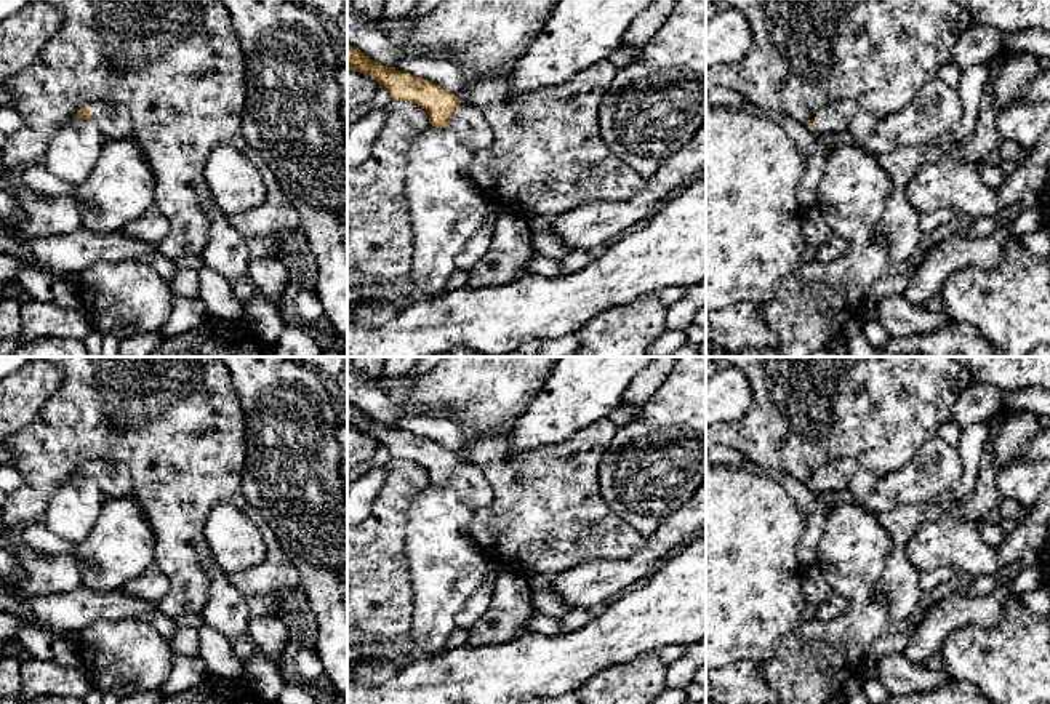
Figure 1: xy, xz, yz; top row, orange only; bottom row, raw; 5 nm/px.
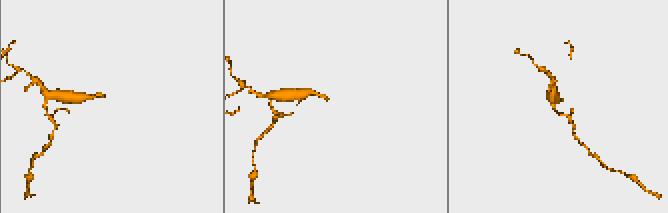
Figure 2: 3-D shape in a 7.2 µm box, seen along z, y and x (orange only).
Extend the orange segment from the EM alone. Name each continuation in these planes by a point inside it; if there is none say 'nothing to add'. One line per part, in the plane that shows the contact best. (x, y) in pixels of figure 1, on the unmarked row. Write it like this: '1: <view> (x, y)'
1: xz (472, 490)

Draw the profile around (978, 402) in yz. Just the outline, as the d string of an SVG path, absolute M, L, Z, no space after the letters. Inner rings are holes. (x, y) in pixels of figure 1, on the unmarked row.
M975 382L960 394L952 421L960 427L978 422L984 418L991 418L997 405L996 392L988 386Z

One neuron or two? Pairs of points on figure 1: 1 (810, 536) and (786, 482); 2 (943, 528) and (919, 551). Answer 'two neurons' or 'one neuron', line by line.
1: one neuron
2: one neuron

